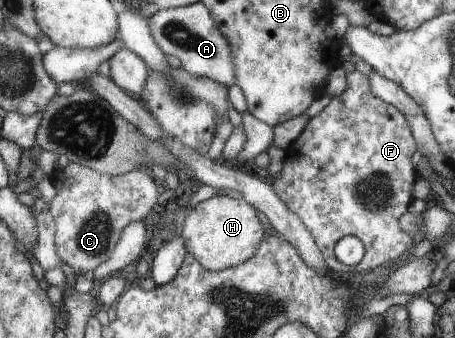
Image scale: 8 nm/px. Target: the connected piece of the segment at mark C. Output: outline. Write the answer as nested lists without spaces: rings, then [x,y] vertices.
[[[70,162],[65,168],[59,166],[51,178],[57,188],[49,208],[55,222],[55,250],[61,264],[82,273],[95,271],[105,262],[121,238],[123,228],[137,220],[145,221],[159,198],[153,178],[137,169],[123,175],[105,175]]]

